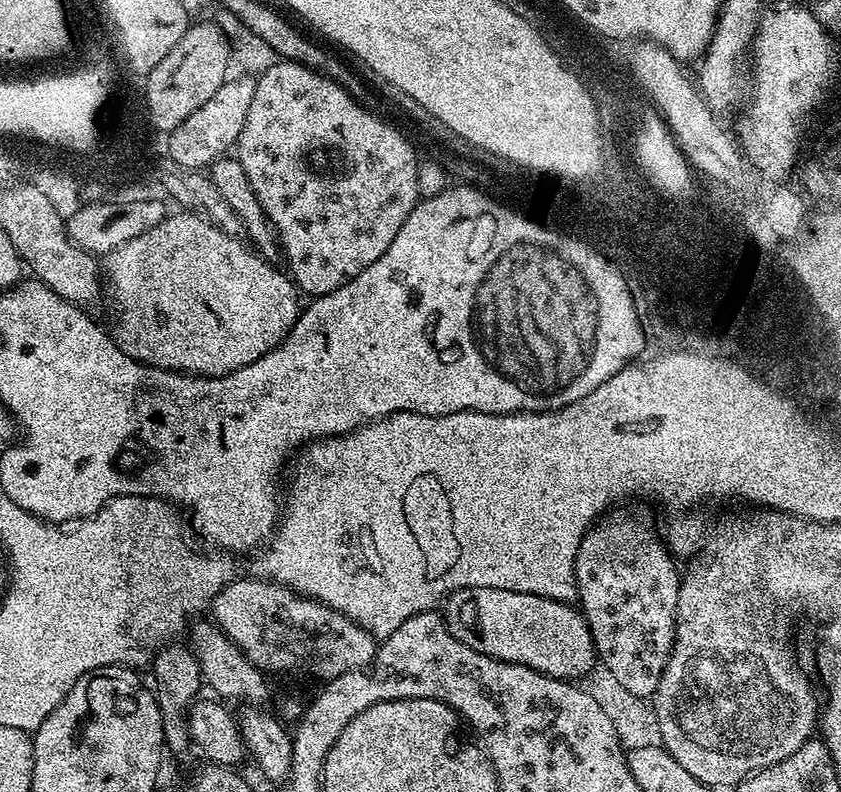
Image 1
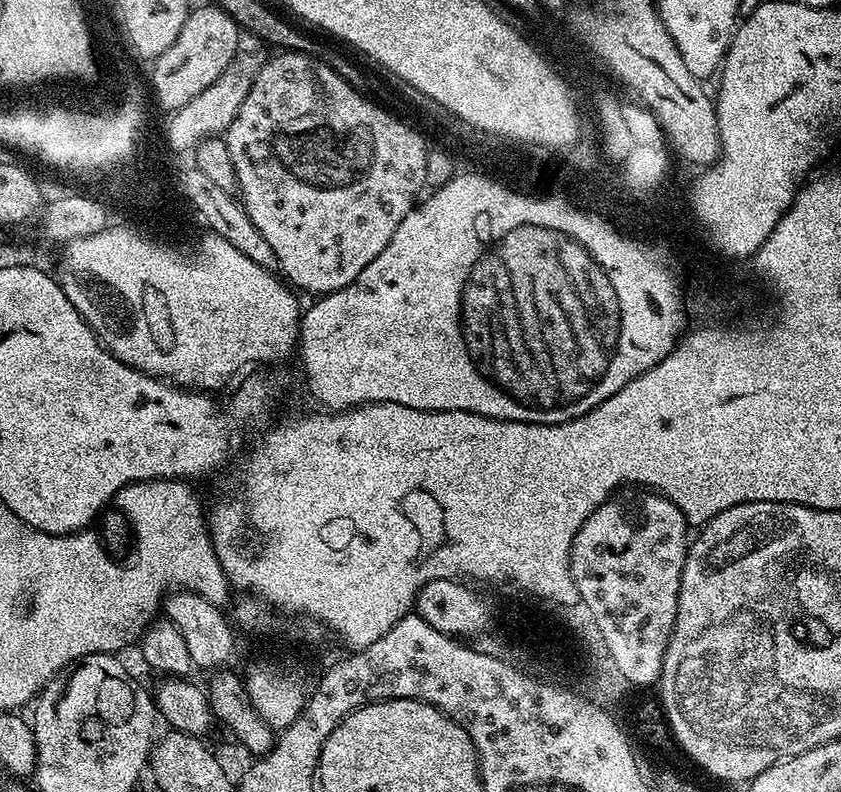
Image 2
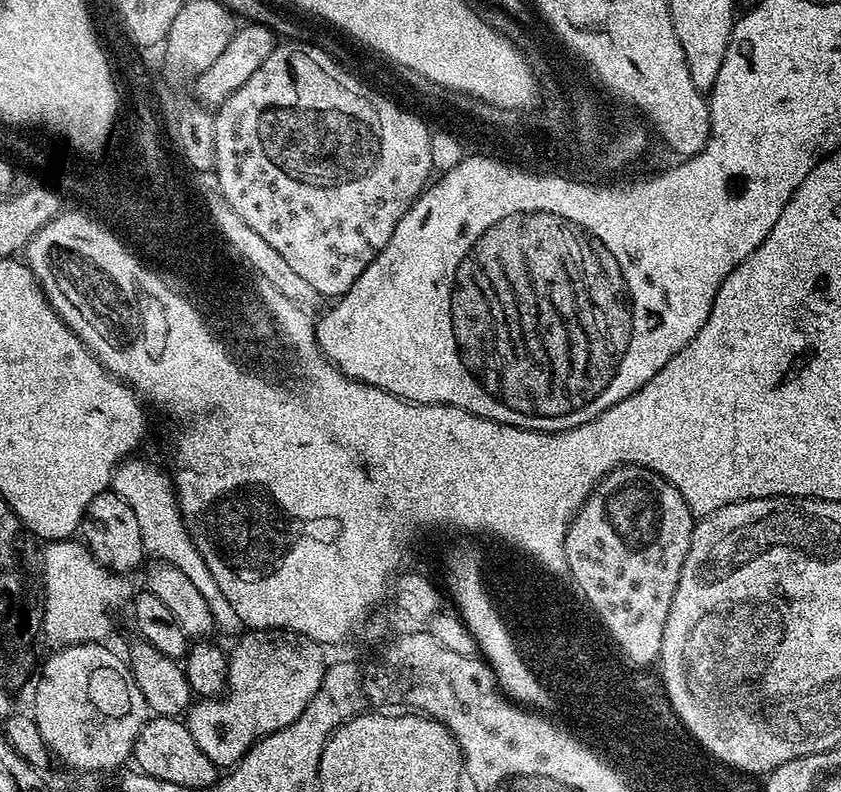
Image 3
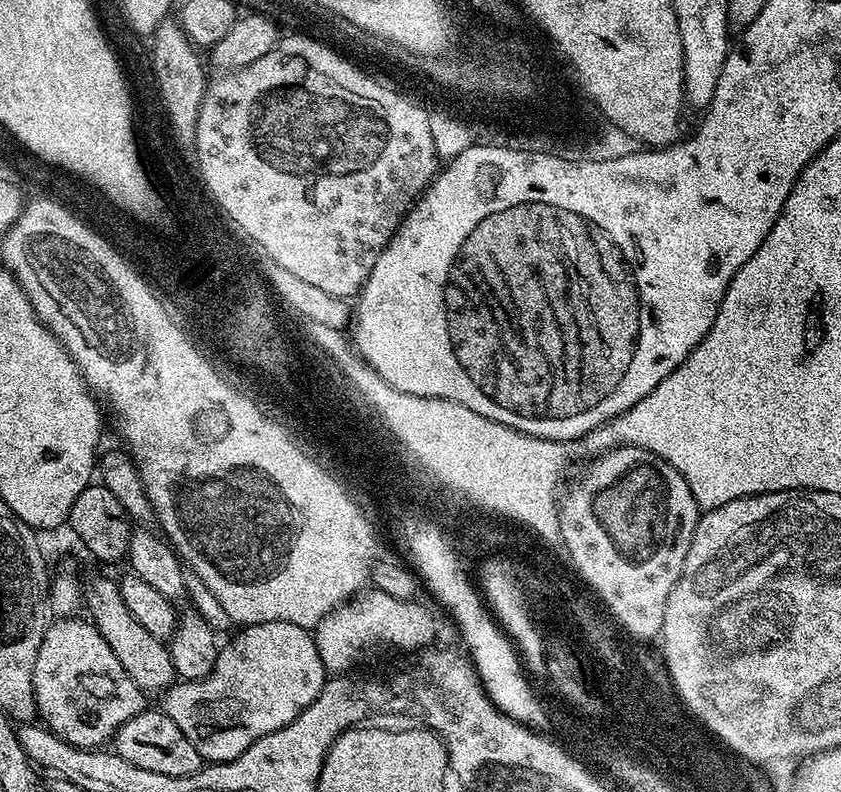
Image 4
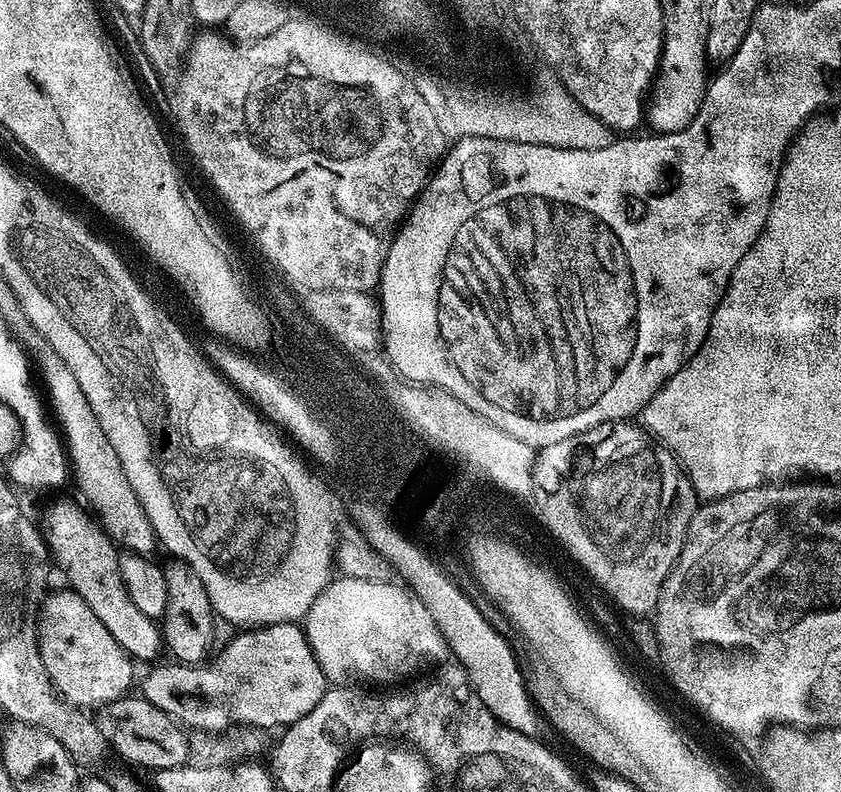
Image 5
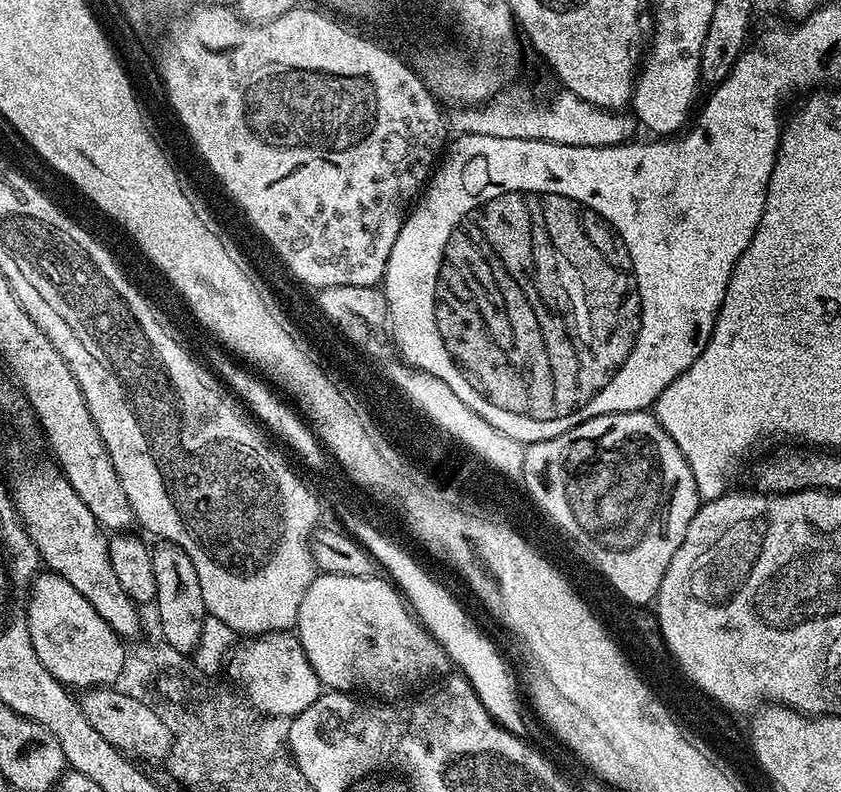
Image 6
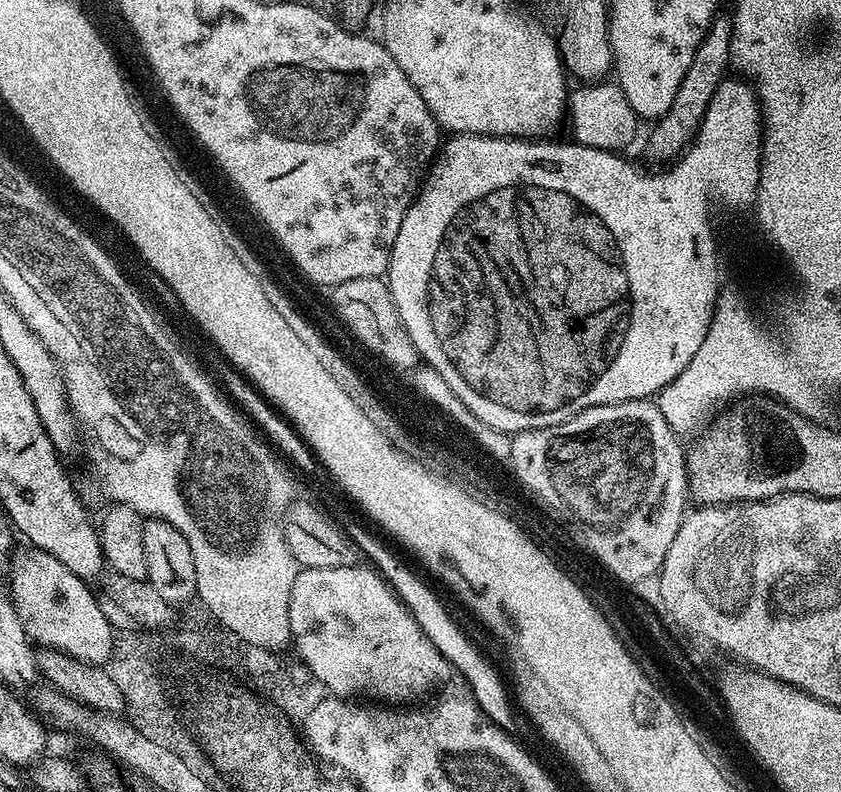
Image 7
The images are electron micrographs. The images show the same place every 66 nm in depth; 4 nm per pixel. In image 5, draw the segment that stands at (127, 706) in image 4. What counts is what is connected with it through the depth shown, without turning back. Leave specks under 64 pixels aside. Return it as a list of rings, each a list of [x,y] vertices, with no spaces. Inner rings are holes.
[[[71,590],[63,591],[53,591],[40,609],[42,666],[56,695],[65,704],[80,710],[100,710],[129,695],[134,664],[80,595]]]

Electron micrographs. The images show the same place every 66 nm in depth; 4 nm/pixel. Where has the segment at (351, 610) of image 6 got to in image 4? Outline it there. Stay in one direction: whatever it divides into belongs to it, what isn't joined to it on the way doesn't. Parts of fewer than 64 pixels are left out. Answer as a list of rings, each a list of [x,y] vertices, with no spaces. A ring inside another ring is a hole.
[[[377,590],[367,592],[333,608],[314,629],[318,654],[329,673],[336,674],[339,668],[347,673],[346,665],[356,660],[357,650],[370,650],[380,644],[421,644],[422,638],[438,631],[438,624],[419,602],[399,600]]]

